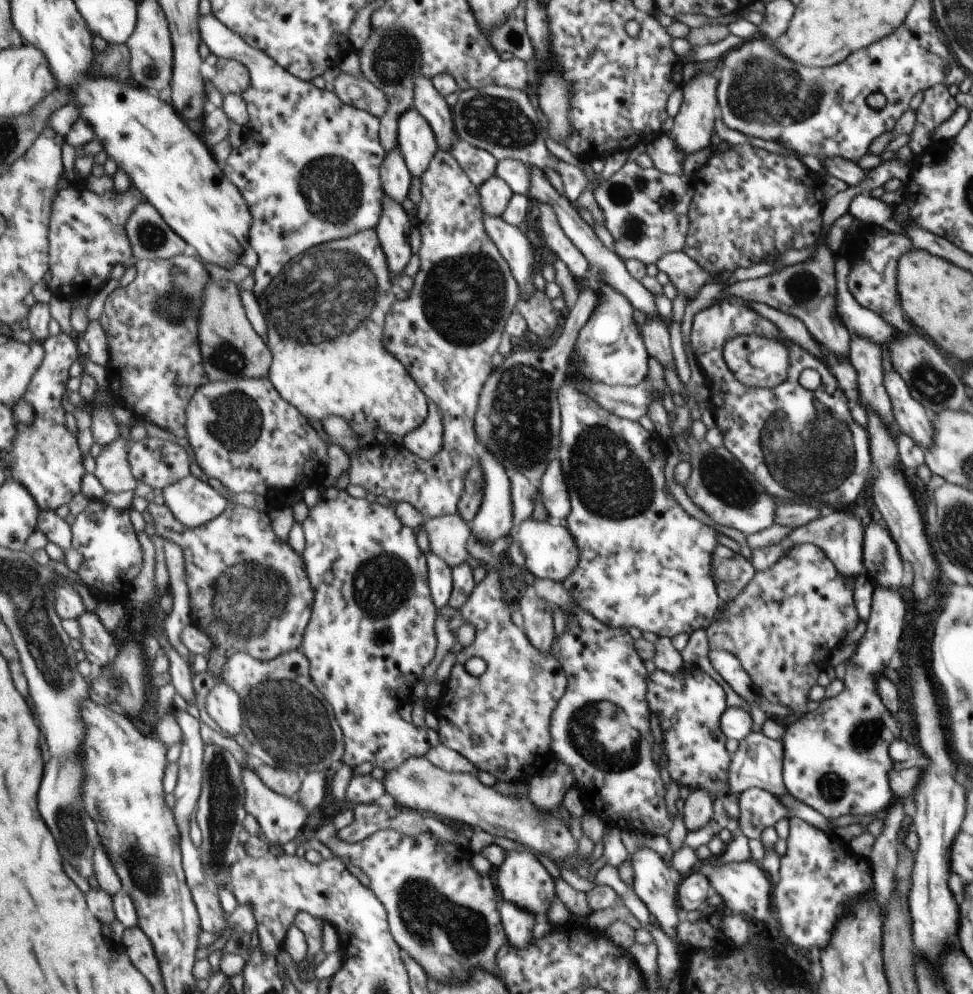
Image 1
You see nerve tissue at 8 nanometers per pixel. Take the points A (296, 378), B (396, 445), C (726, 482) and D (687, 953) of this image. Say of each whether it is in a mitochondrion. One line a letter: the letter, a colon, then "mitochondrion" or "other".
A: other
B: other
C: mitochondrion
D: other

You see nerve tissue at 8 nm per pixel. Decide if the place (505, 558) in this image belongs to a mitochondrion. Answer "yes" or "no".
no

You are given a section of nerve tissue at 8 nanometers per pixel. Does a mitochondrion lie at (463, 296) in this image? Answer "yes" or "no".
yes

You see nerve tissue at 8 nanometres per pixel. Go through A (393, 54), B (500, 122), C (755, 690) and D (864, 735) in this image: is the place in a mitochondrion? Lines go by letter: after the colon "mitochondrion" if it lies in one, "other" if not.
A: mitochondrion
B: mitochondrion
C: other
D: mitochondrion

